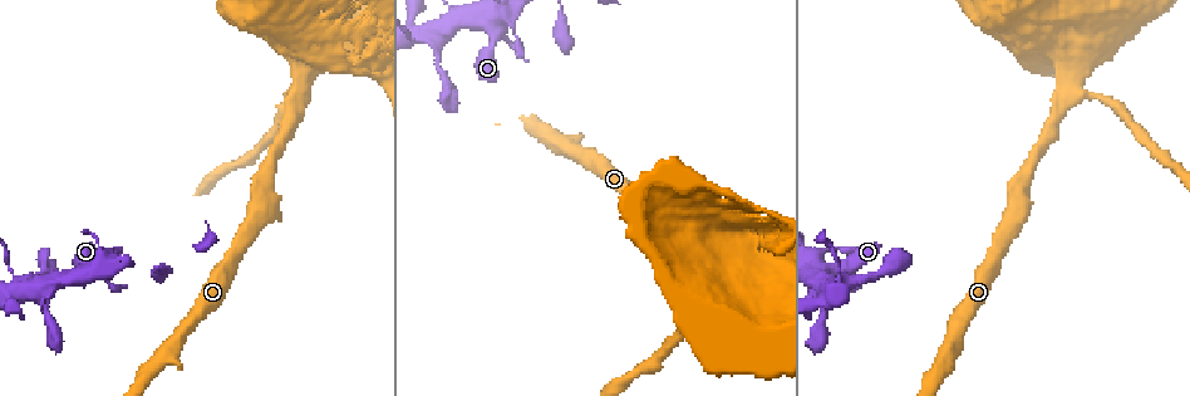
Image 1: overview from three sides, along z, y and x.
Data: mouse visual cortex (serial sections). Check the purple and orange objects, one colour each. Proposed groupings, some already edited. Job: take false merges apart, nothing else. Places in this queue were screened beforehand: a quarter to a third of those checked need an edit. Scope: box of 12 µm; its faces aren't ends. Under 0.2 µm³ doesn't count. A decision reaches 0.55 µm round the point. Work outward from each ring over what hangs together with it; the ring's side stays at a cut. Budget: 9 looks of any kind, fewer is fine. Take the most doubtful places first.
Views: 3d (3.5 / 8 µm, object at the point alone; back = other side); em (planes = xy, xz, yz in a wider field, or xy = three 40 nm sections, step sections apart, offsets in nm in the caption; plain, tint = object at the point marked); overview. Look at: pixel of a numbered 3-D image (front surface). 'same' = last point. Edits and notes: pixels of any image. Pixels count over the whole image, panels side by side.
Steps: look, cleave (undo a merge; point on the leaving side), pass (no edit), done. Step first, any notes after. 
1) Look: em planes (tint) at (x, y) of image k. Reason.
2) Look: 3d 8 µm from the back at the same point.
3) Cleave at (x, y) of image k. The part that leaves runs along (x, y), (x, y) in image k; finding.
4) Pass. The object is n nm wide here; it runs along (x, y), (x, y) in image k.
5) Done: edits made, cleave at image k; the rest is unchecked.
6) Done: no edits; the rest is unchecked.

Look: 3d 3.5 µm at (824, 268) of image 1. Thin neck.

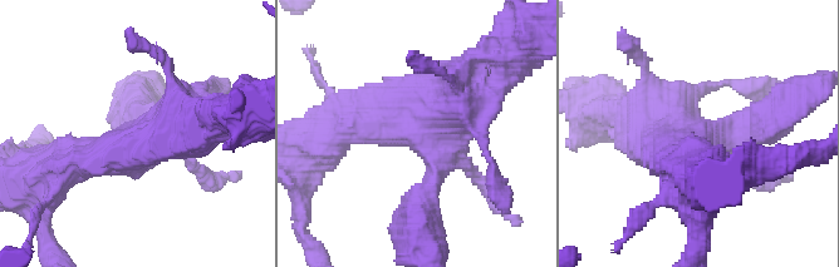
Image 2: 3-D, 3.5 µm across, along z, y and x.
Look: em xy step 5 (tint) at (423, 132) of image 2. Shape alone is not enough.

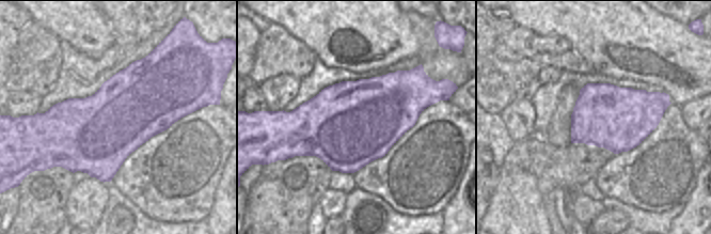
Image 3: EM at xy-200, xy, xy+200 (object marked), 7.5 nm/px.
Pass. It runs along (421, 203), (428, 136), (402, 113), (352, 119) in image 2; continuous, no second cell.

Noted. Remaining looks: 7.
Look: 3d 3.5 µm at (1079, 93) of image 1. Thin arm on a thick one.

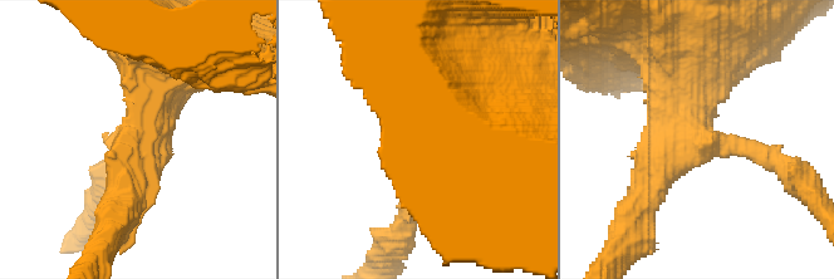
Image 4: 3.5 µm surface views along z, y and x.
Look: em xy step 2 (tint) at (701, 144) of image 4. 3 arms meet here; the arms are 200, 400, 800 nm wide.

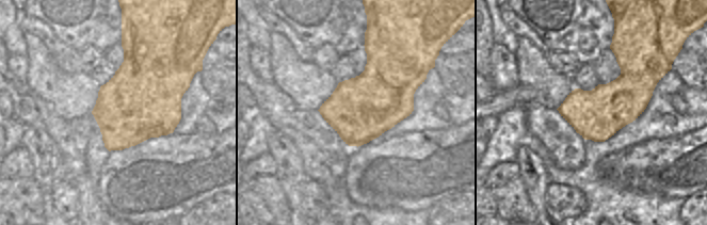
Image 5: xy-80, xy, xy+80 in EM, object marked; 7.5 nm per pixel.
Pass. It runs along (634, 211), (680, 142), (690, 60) in image 4; all the same cell.

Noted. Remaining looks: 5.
Look: 3d 3.5 µm at (773, 244) of image 1. Three arms meet.

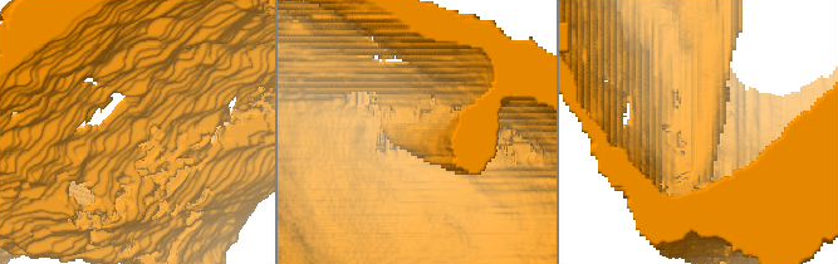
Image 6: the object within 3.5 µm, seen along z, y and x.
Look: em xy step 5 (tint) at (417, 138) of image 6. Shape alone is not enough.

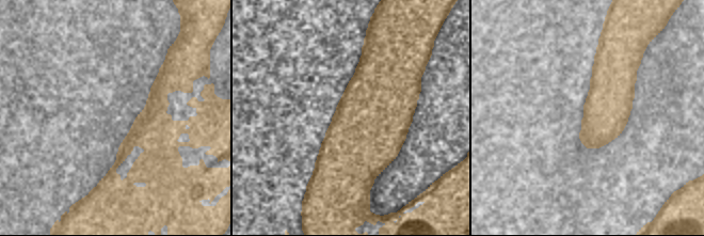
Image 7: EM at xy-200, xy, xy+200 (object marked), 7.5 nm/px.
Pass. It runs along (147, 204), (131, 138), (185, 96) in image 6; one cell here.

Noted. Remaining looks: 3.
Look: em xy step 1 (tint) at (430, 34) of image 1. Thin arm on a thick one.

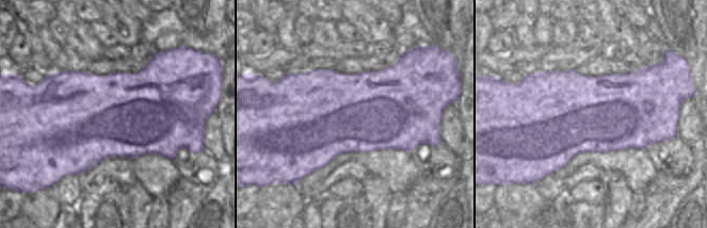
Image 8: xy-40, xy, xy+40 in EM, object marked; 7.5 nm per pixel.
Look: 3d 3.5 µm at the same point.

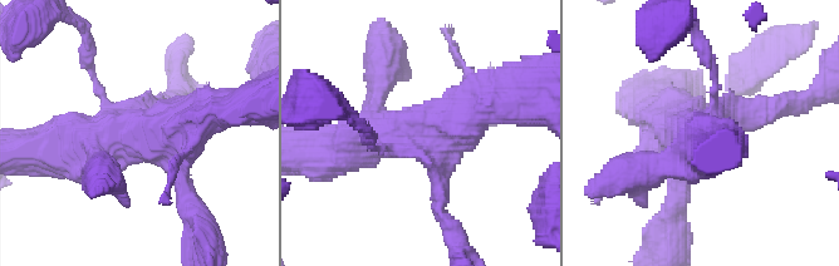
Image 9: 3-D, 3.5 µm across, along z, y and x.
Pass. It runs along (227, 106), (123, 132), (93, 167) in image 9; all the same cell.

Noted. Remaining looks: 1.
Done: no edits; the rest is unchecked.

